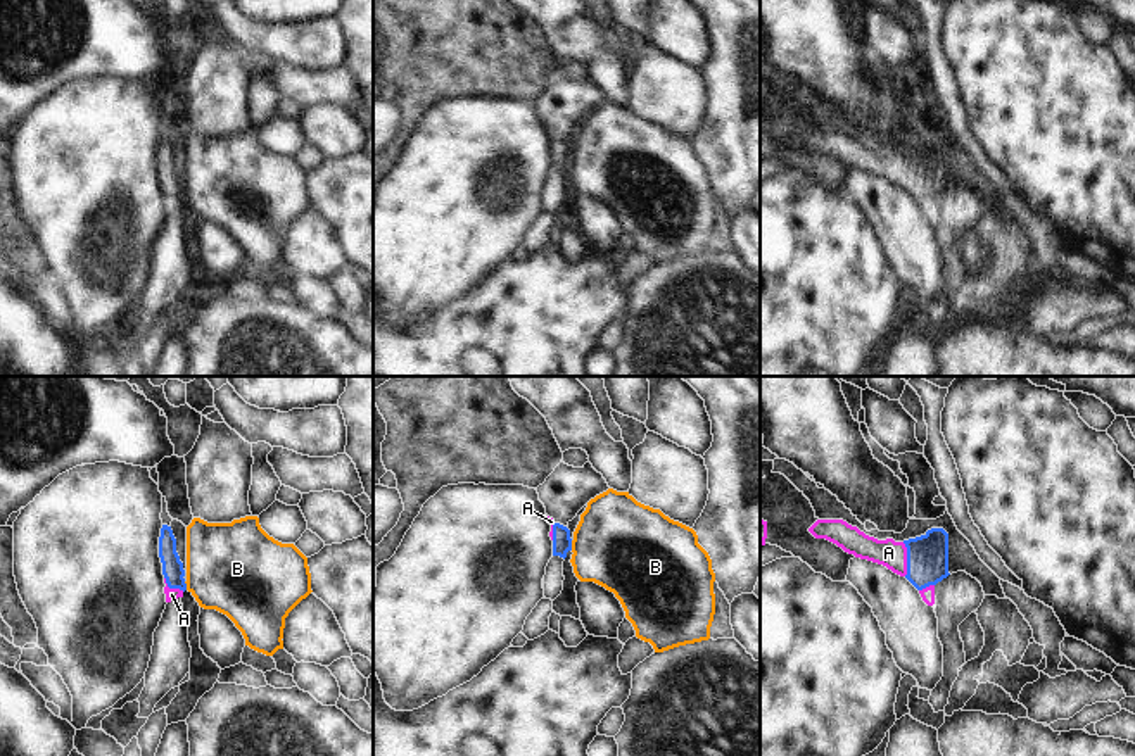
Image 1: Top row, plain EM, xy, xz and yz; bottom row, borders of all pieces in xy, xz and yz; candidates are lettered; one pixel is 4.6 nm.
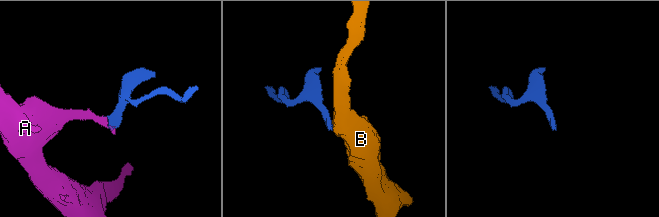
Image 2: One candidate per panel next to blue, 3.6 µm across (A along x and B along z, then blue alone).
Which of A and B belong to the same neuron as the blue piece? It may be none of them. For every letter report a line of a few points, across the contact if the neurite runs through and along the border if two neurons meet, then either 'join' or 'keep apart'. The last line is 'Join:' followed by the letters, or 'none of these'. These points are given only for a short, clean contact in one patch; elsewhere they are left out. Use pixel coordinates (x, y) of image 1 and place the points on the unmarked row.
A: line yz (928, 168), (923, 173), (907, 173), (888, 166); join
B: line xz (570, 154), (572, 163); keep apart
Join: A

